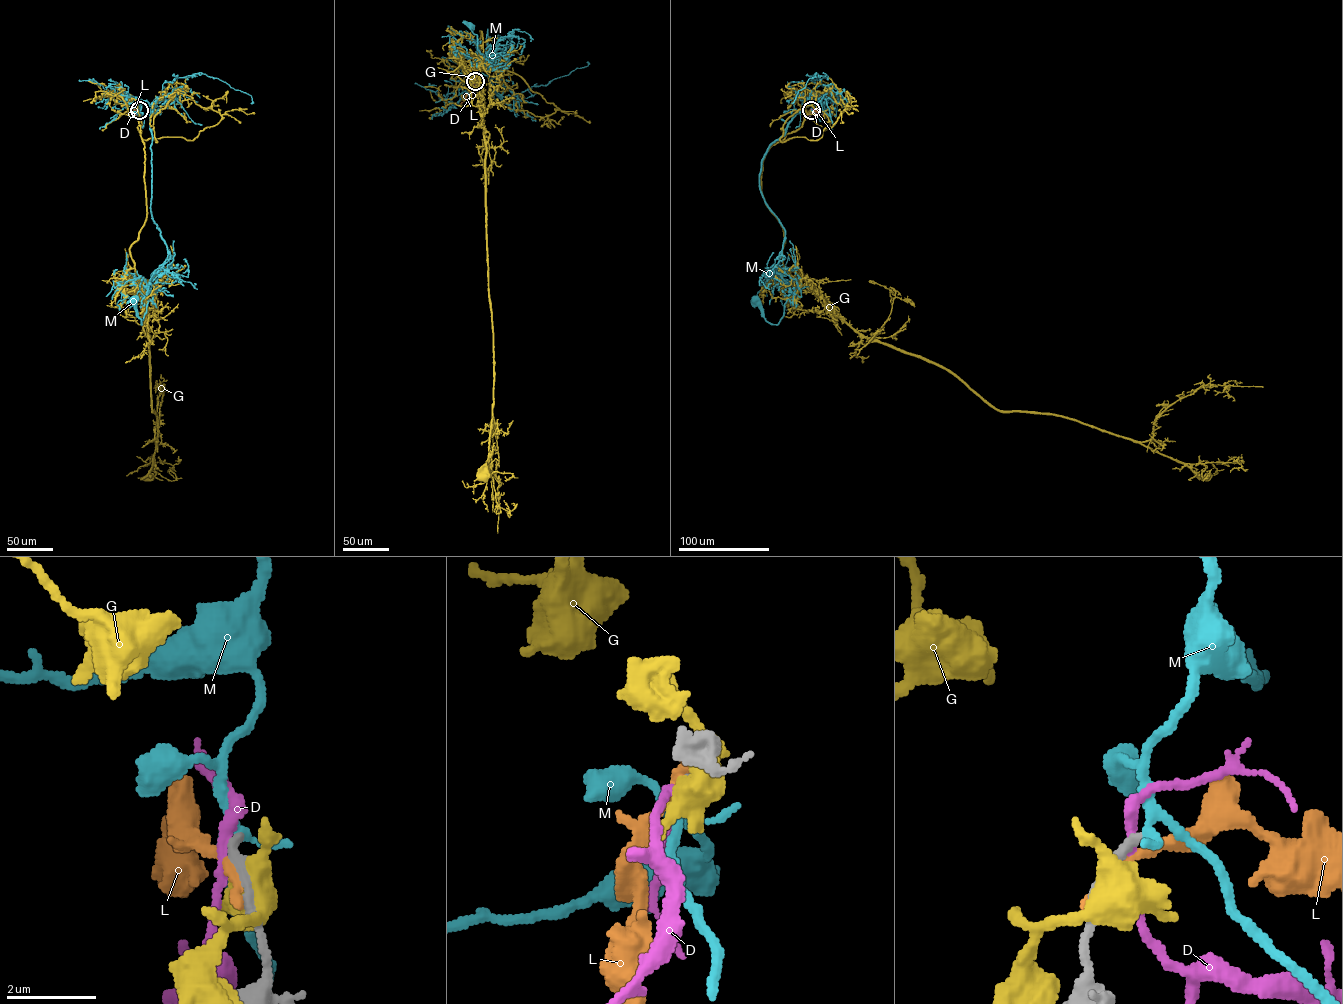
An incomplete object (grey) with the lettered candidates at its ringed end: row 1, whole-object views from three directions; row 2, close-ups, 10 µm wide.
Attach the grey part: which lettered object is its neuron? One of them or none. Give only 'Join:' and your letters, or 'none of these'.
Join: M

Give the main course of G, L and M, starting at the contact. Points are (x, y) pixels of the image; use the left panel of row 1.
G: (139, 111), (146, 216), (139, 238), (129, 249), (145, 298), (150, 403), (157, 422), (148, 478)
L: (139, 111), (128, 110), (123, 100)
M: (139, 110), (141, 100), (151, 106), (150, 213), (168, 255), (149, 285), (146, 311), (141, 324), (134, 299)

